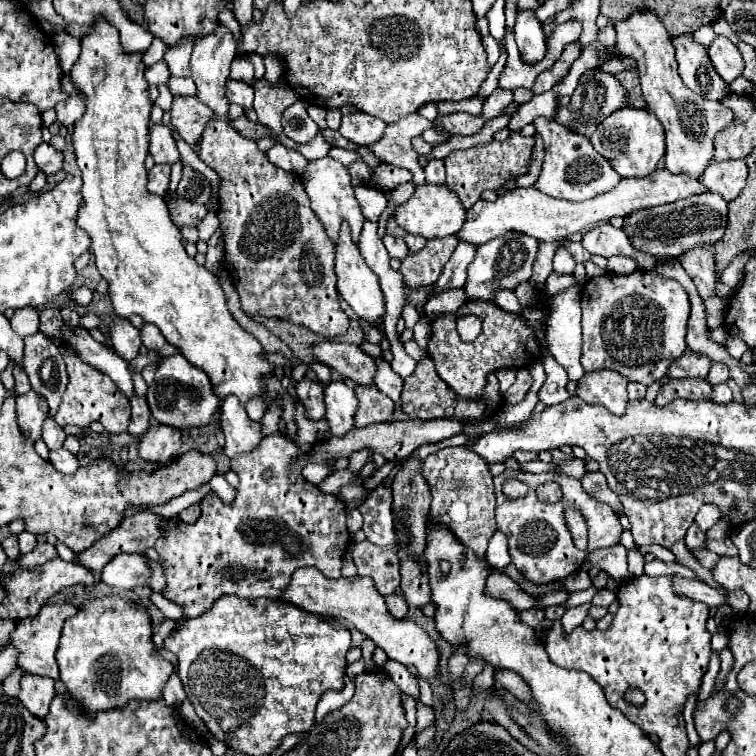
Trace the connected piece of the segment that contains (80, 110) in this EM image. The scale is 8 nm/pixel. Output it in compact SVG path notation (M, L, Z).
M64 76L62 88L68 90L68 96L70 96L70 98L64 100L64 102L60 102L60 104L56 106L58 122L64 124L64 126L72 126L72 124L84 114L84 100L82 100L82 96L78 96L78 92L76 92L74 84L70 84L70 78L68 78L68 76Z

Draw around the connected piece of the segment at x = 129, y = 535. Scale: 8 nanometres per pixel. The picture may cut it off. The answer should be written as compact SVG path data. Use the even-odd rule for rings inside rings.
M138 512L130 518L124 518L114 530L98 538L90 548L76 554L74 562L92 570L92 574L98 578L104 564L108 564L112 556L122 552L144 554L146 548L154 546L160 538L160 524L162 518L152 512Z

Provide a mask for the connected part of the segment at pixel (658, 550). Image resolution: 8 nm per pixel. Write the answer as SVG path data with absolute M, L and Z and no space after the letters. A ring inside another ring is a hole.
M645 545L640 546L638 550L645 555L646 552L652 552L658 560L662 560L662 562L676 562L674 560L674 554L668 550L668 548L662 548L660 545Z

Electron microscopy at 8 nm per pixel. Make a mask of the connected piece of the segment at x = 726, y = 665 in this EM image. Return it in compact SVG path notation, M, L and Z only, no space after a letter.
M726 647L724 650L720 652L720 660L721 660L721 670L716 678L714 687L715 691L723 690L727 675L734 663L734 657L728 647Z

